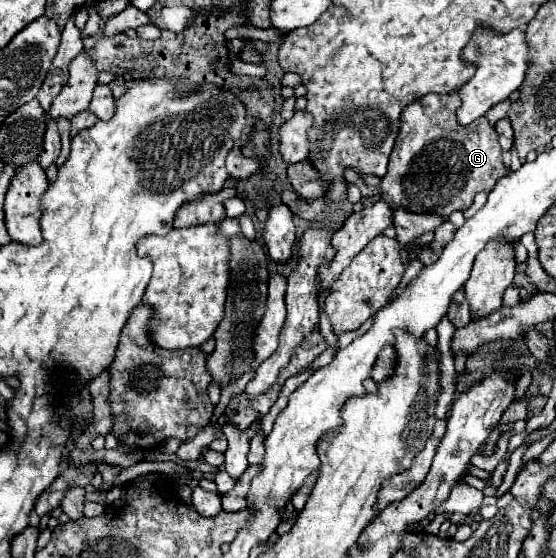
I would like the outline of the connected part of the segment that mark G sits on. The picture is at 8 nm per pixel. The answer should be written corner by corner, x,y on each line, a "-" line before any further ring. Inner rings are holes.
430,93
410,103
402,113
402,127
390,155
388,171
380,179
380,197
394,211
398,207
412,213
448,217
454,211
466,211
474,203
474,195
490,191
500,177
508,173
502,163
498,135
482,117
482,123
458,127
456,109
458,93

